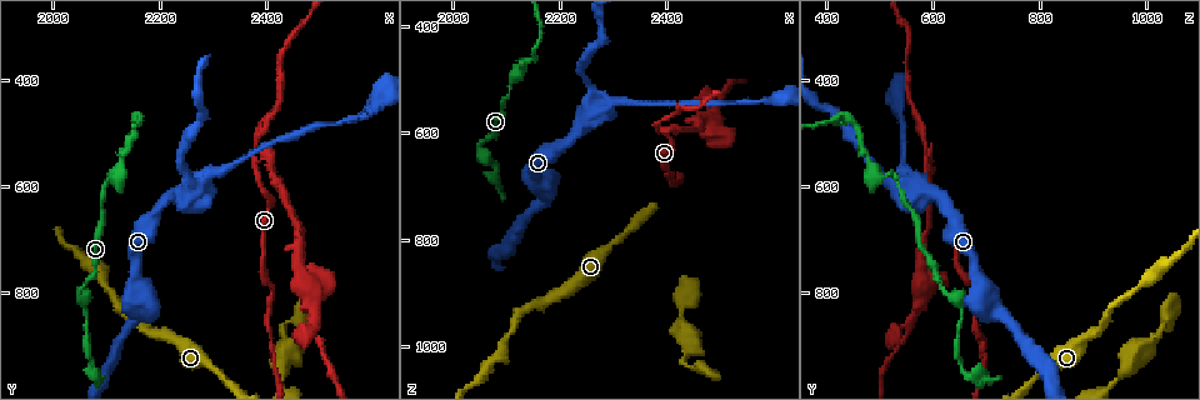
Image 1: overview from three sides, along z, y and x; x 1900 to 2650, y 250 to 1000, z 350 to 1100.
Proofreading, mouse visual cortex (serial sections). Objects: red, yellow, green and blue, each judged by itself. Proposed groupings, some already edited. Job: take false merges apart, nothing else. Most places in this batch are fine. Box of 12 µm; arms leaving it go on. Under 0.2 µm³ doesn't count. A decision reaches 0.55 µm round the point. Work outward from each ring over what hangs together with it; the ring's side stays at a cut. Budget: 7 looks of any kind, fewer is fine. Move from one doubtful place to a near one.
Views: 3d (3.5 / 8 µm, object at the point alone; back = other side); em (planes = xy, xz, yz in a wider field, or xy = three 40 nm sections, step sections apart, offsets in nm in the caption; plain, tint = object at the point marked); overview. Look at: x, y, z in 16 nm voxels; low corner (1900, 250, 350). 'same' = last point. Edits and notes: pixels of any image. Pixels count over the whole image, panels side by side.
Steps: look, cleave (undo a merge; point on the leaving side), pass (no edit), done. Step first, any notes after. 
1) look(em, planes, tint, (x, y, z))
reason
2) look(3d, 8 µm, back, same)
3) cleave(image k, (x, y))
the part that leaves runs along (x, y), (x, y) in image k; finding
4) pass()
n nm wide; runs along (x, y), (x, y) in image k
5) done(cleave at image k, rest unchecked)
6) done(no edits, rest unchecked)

look(3d, 3.5 µm, (2380, 550, 590))
abrupt turn

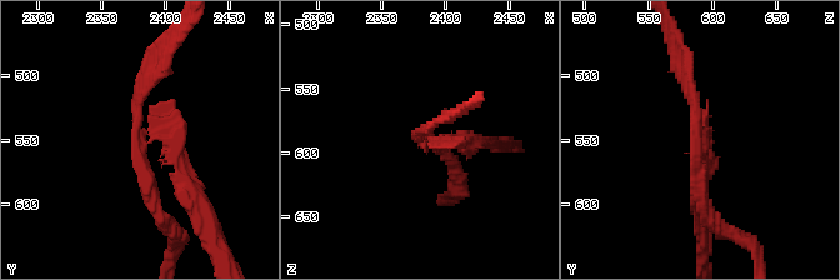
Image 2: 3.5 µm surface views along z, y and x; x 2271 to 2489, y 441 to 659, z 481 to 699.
look(em, planes, tint, (2380, 556, 590))

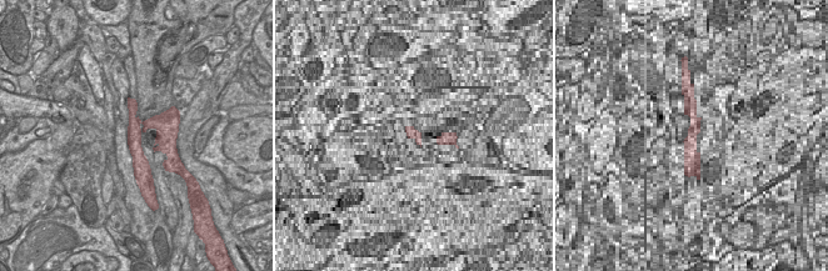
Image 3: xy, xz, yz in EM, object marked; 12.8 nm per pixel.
look(em, xy, step 5, tint, same)
another direction

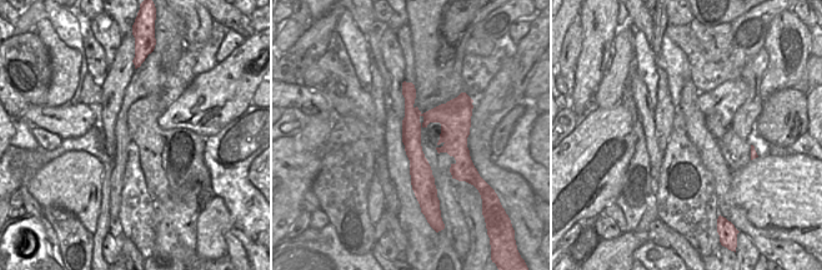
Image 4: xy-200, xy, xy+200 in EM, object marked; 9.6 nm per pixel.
cleave(image 2, (181, 164))
the part that leaves runs along (153, 138), (180, 149), (206, 230) in image 2; a second cell is stuck on

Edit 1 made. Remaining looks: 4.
look(em, xy, step 1, tint, (2260, 600, 545))
sudden change in width

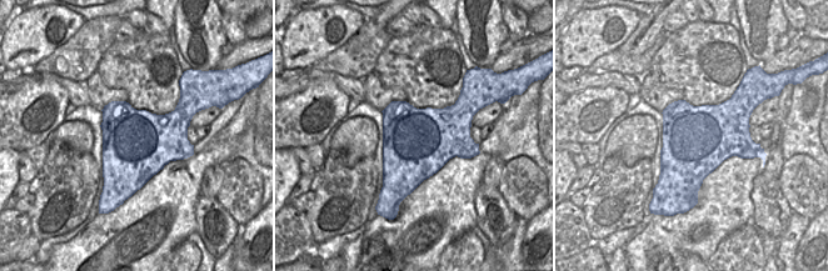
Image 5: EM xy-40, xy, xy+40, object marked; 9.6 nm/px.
look(3d, 3.5 µm, same)

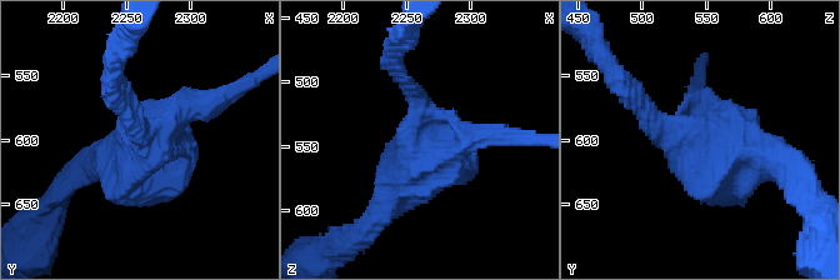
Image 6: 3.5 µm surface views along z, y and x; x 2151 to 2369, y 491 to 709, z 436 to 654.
pass()
all the same cell

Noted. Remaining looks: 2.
look(3d, 8 µm, (2110, 575, 530))
sharp bend

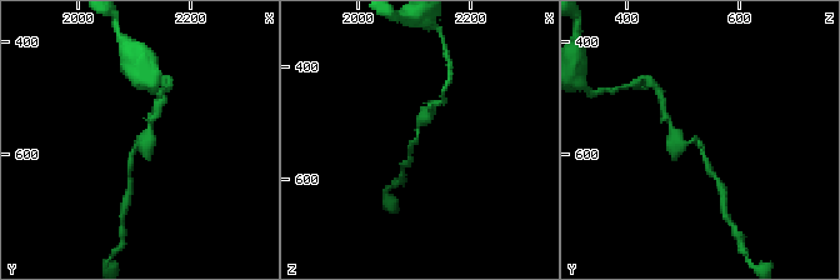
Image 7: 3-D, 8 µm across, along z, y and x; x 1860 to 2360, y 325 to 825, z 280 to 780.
look(em, xy, step 5, tint, (2105, 580, 525))

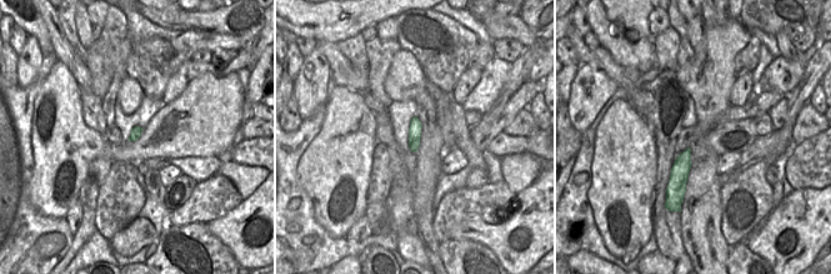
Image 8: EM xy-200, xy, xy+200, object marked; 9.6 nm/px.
pass()
120 nm wide; runs along (710, 170), (699, 143), (680, 143), (671, 128) in image 7; continuous, no second cell

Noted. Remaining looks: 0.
done(cleave at image 2, rest unchecked)

